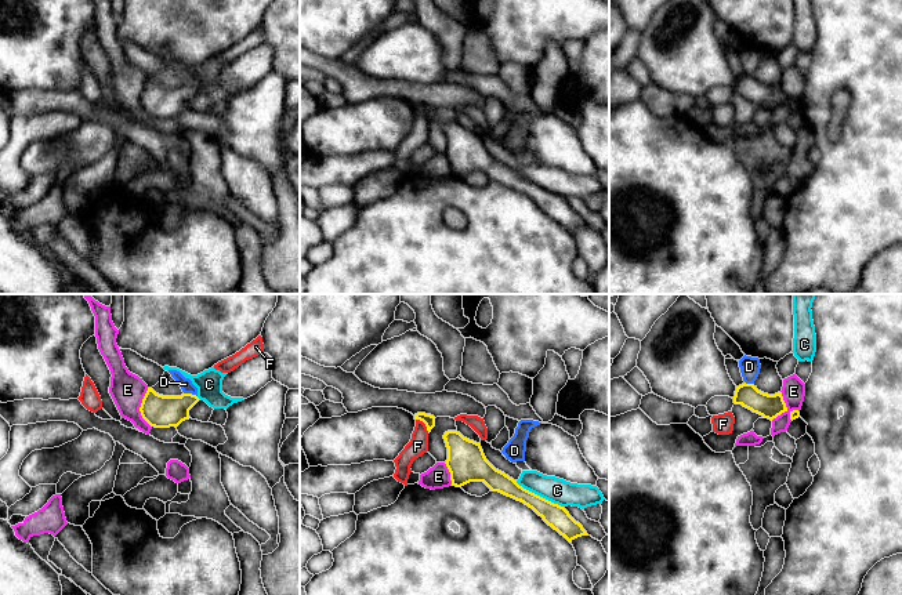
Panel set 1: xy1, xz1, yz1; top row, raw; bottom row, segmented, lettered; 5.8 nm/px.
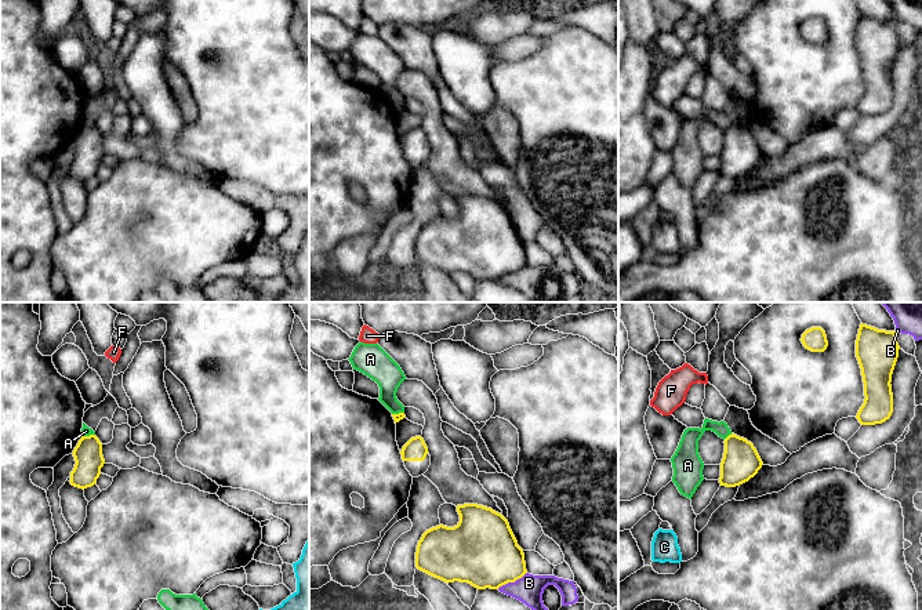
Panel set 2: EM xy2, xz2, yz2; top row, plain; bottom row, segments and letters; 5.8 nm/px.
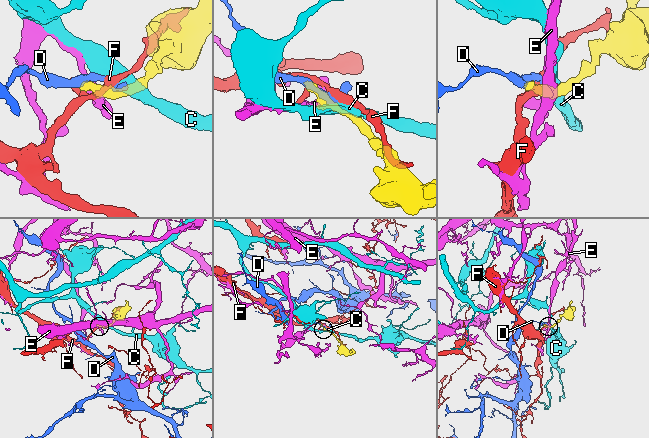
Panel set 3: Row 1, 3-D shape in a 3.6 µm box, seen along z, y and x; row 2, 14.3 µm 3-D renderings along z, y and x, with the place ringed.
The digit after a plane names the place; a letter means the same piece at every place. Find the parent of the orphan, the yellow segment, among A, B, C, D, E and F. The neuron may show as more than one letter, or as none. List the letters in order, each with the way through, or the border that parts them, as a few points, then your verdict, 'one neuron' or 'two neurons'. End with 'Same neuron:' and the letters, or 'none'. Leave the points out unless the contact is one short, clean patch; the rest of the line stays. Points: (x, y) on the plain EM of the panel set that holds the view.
A: border yz2 (732, 124), (725, 130); two neurons
B: two neurons
C: border xz1 (515, 171), (562, 198); two neurons
D: two neurons
E: border yz1 (781, 82), (792, 111); two neurons
F: two neurons
Same neuron: none

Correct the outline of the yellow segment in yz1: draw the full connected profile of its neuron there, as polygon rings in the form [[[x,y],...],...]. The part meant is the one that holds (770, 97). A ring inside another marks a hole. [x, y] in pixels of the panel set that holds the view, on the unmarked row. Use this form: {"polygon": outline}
{"polygon": [[[746,73],[736,77],[733,94],[742,95],[753,104],[760,105],[762,109],[768,109],[771,112],[787,102],[782,83],[768,86],[758,81],[753,75]]]}

